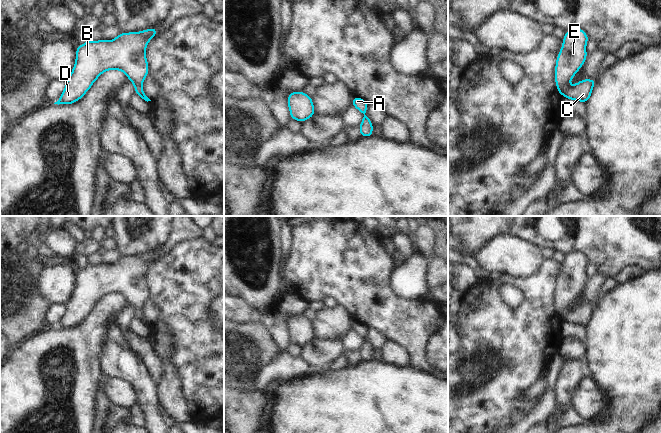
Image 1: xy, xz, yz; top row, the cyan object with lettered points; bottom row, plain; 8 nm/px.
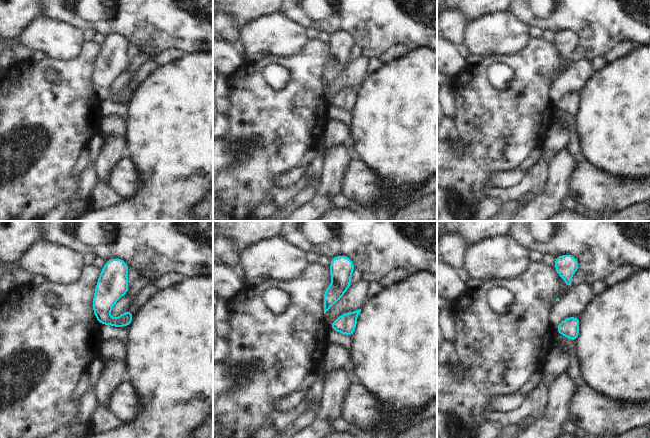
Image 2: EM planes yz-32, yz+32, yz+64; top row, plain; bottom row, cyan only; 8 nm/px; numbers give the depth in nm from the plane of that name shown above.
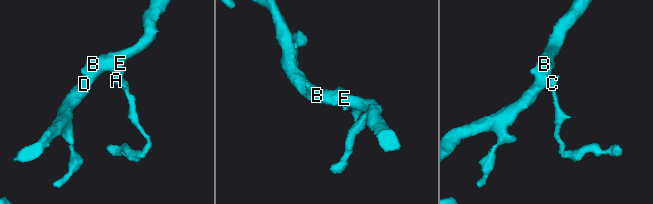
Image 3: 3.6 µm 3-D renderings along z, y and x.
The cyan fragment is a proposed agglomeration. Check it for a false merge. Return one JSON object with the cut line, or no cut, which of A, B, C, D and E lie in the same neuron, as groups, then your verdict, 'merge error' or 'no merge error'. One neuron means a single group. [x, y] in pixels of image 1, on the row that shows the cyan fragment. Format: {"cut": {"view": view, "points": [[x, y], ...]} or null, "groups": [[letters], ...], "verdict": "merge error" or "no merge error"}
{"cut": null, "groups": [["A", "B", "C", "D", "E"]], "verdict": "no merge error"}

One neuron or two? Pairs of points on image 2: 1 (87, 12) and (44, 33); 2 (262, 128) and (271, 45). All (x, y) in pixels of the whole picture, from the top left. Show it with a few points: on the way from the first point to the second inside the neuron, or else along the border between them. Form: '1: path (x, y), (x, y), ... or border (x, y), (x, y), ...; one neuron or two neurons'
1: border (44, 15), (68, 22), (82, 31); two neurons
2: border (294, 54), (289, 56), (268, 55), (265, 57); two neurons

